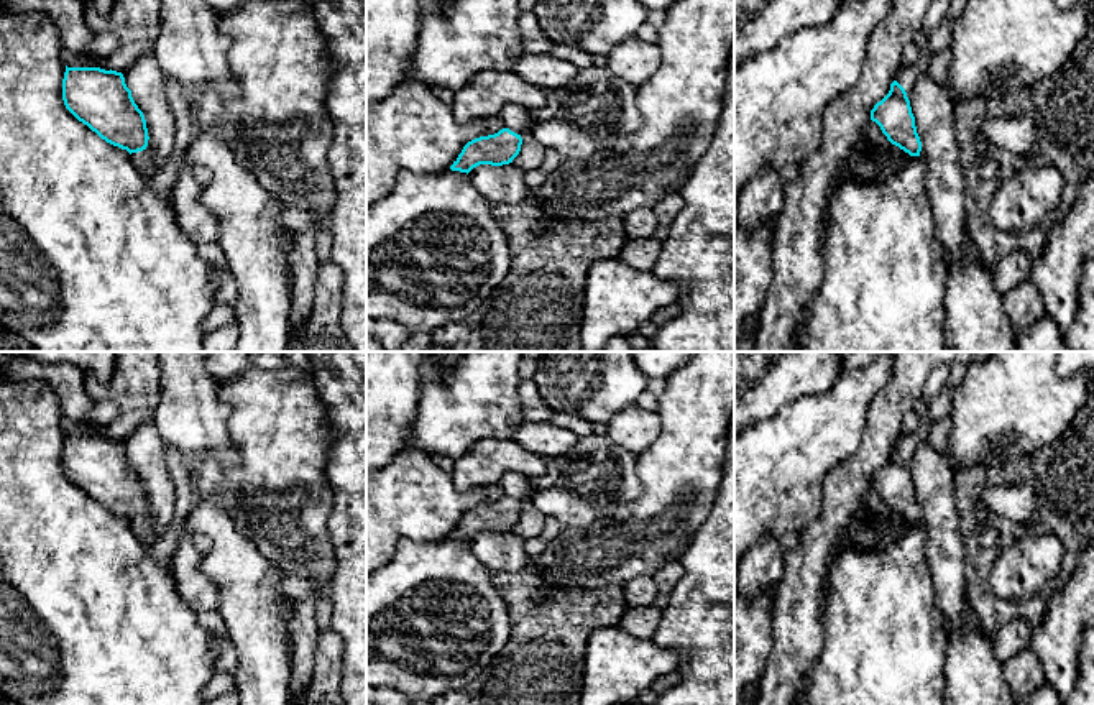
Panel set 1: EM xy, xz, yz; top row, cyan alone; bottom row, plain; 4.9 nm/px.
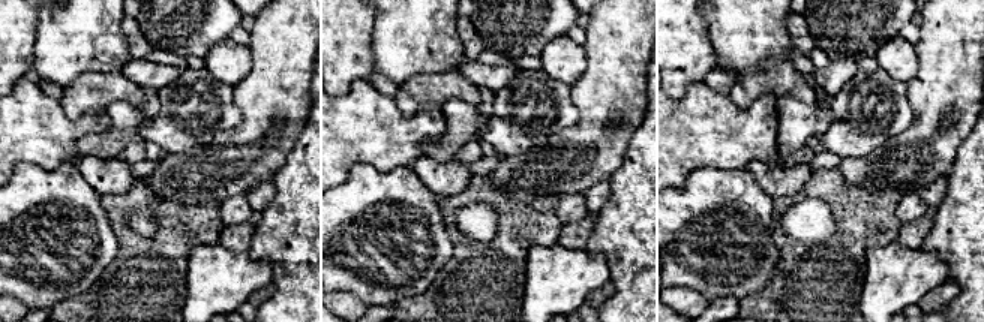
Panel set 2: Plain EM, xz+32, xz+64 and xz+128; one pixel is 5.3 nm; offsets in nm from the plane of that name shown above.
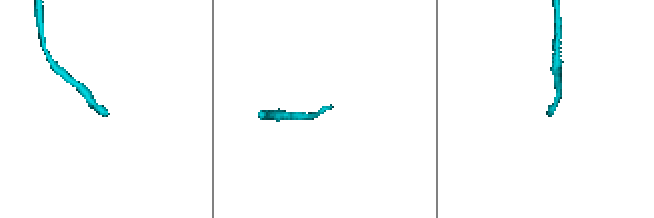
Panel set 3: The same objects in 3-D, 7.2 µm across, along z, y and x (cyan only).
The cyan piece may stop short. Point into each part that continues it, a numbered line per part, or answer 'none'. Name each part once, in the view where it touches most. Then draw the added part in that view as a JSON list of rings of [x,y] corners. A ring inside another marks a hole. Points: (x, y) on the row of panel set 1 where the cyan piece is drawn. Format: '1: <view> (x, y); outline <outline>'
1: xz (516, 119); outline [[[506,105],[499,113],[504,128],[517,133],[522,140],[531,136],[534,123],[531,122],[529,110],[519,105]]]

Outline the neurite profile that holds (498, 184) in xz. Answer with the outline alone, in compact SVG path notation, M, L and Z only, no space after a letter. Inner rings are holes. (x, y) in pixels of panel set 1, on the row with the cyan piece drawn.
M513 163L503 166L480 164L468 173L475 189L491 204L521 204L531 196L524 169Z

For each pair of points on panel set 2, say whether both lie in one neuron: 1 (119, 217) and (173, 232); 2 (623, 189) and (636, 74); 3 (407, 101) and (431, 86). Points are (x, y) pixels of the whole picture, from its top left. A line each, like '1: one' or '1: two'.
1: one
2: two
3: one

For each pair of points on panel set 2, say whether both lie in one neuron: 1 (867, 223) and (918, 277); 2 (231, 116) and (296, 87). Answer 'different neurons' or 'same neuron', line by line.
1: different neurons
2: different neurons

